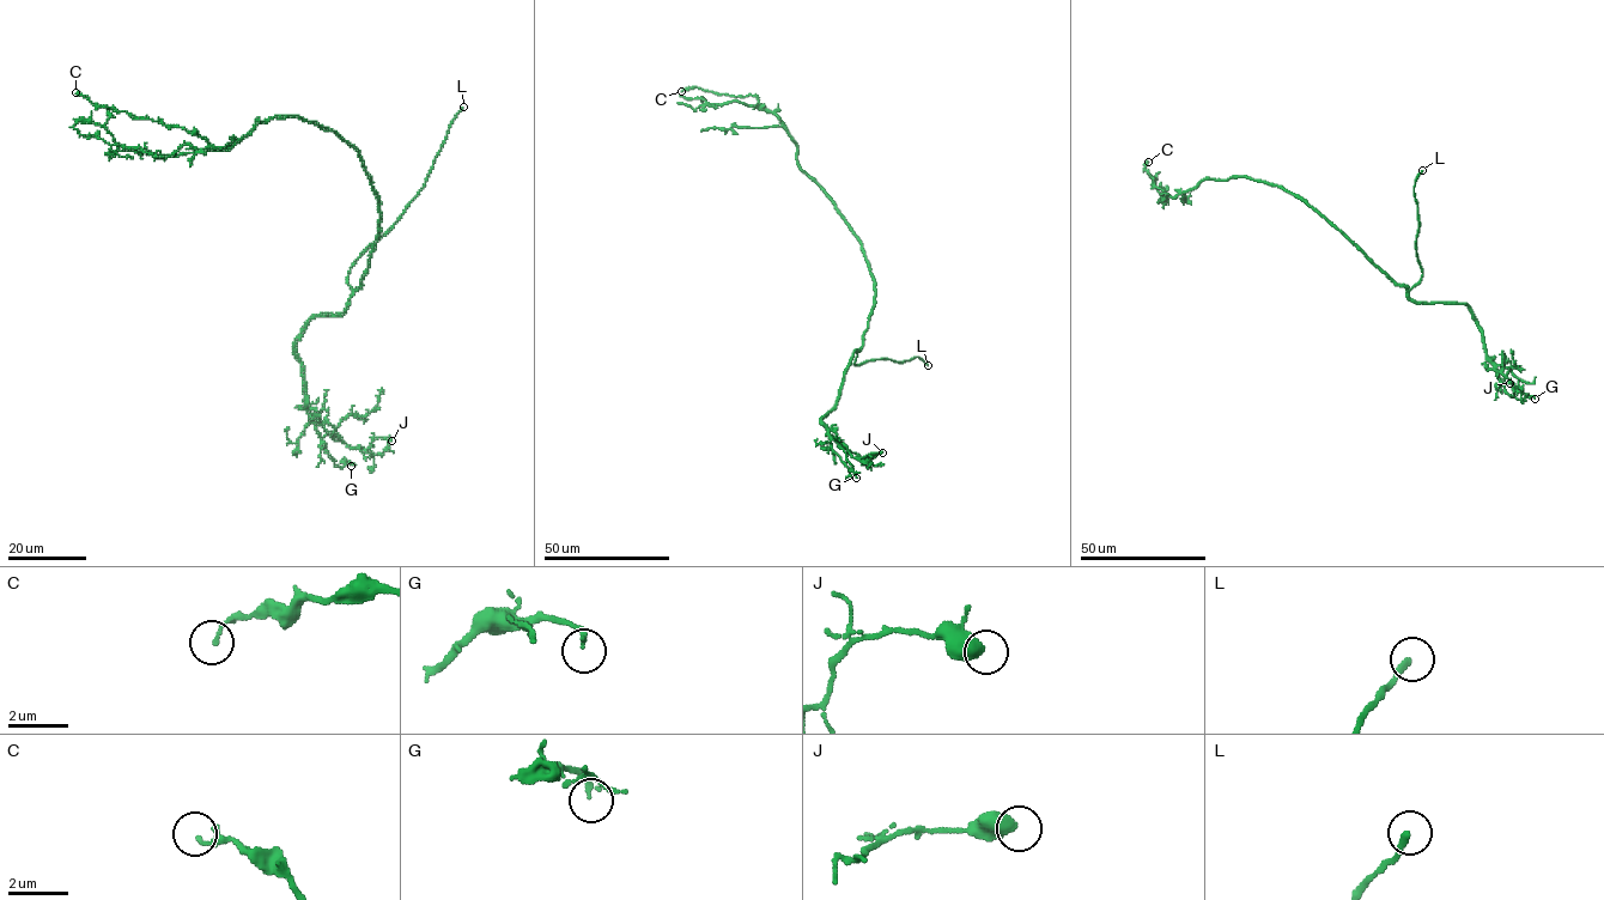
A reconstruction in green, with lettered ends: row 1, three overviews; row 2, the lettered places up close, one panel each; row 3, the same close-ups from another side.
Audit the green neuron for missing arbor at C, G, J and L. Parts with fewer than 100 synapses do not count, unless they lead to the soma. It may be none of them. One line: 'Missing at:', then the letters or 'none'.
Missing at: L

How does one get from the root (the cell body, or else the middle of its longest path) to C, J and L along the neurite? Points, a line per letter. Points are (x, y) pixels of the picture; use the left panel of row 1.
C: (376, 194), (345, 139), (297, 116), (256, 120), (237, 144), (213, 149), (193, 132), (76, 92)
J: (376, 194), (363, 285), (340, 314), (309, 321), (296, 357), (316, 420), (368, 454), (392, 441)
L: (376, 194), (380, 235), (363, 285), (348, 299), (351, 267), (395, 223), (424, 186), (451, 121), (463, 107)

